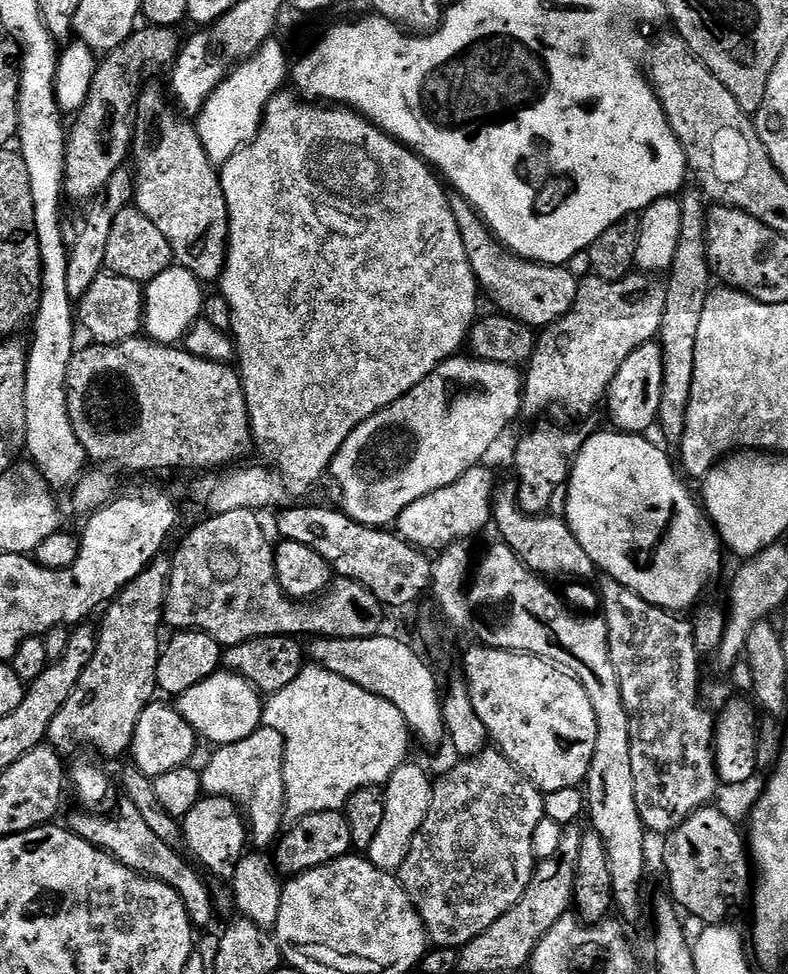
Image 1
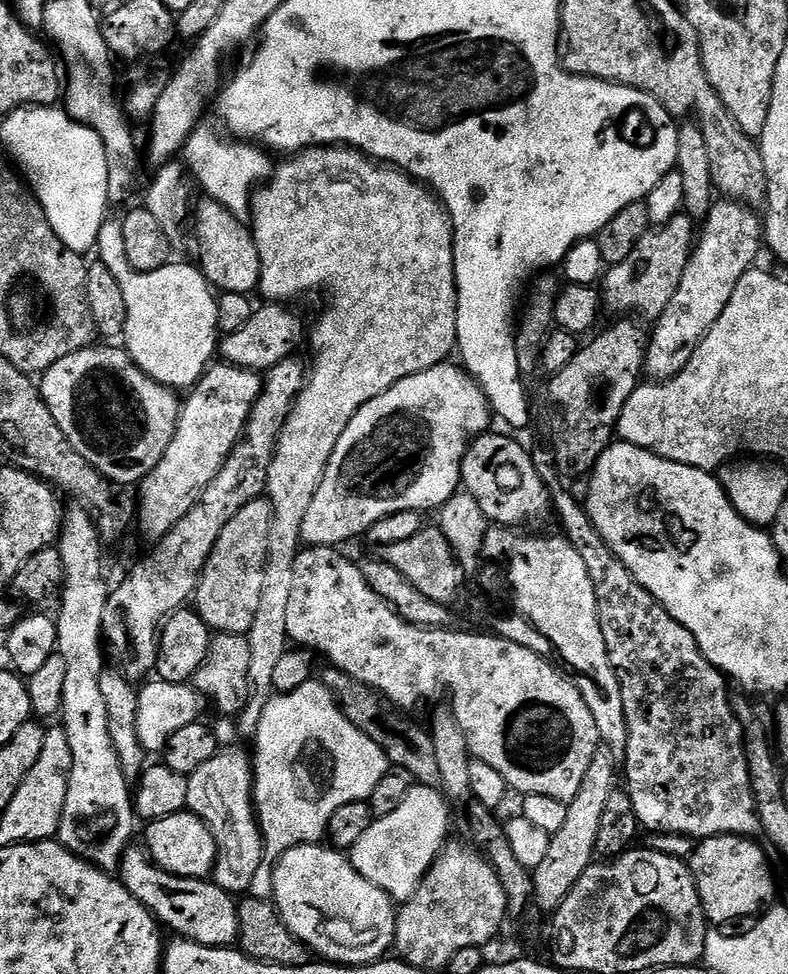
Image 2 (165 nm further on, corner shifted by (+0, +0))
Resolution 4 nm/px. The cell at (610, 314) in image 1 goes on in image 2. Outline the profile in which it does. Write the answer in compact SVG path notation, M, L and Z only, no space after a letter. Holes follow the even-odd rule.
M681 214L675 216L668 224L653 227L638 242L634 254L626 258L626 262L611 265L602 276L602 304L605 309L616 314L640 314L644 312L643 319L655 322L666 310L670 298L678 290L678 282L682 282L682 274L688 265L688 257L692 255L694 247L694 234L692 236L694 221L691 216Z

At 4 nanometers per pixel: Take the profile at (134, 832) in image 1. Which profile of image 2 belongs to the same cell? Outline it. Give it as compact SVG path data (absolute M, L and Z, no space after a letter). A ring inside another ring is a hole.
M129 846L120 859L118 878L152 915L177 937L211 948L227 948L240 938L240 909L233 894L211 879L182 878L162 870L143 846Z

